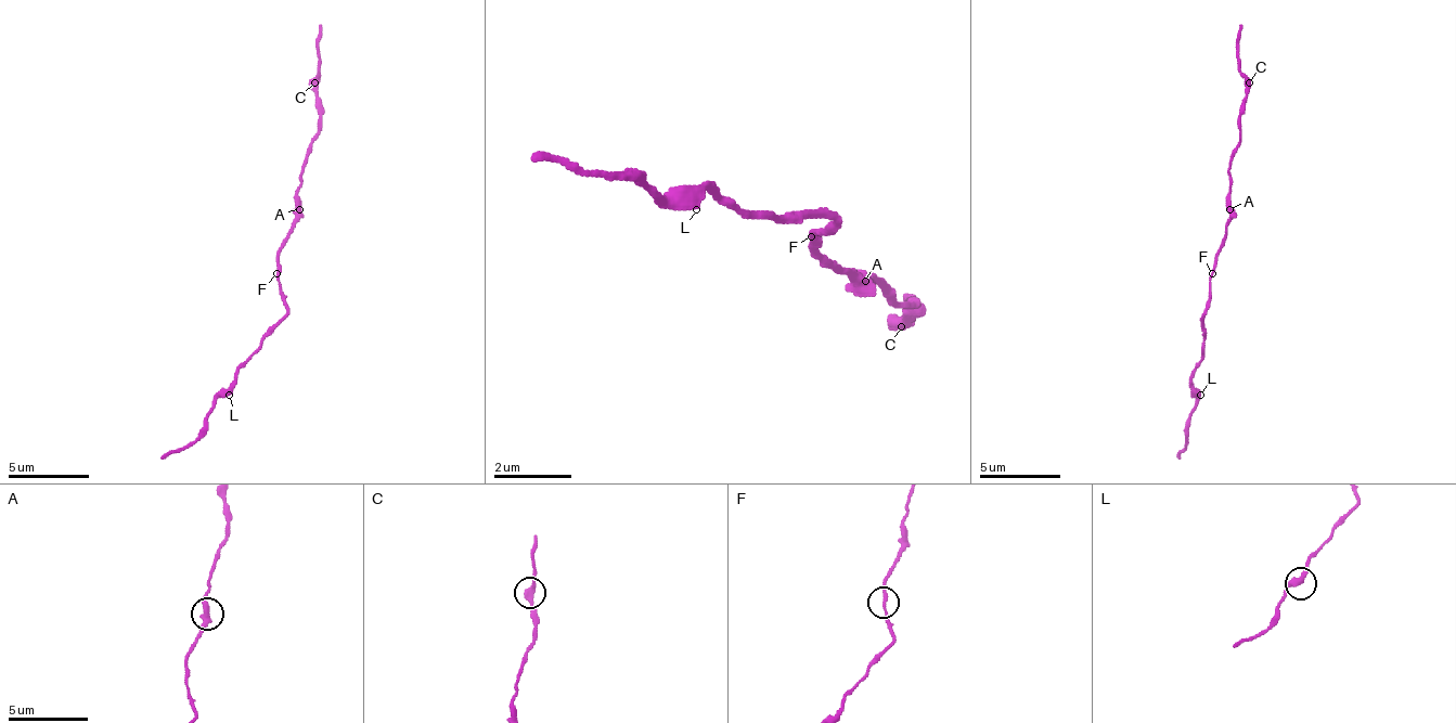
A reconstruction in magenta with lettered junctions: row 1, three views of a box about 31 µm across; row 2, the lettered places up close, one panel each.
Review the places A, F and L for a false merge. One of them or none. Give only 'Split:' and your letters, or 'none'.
Split: none

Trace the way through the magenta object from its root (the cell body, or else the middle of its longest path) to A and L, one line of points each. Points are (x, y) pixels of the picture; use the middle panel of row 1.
A: (813, 239), (813, 248), (833, 268), (842, 268), (852, 278), (862, 278)
L: (813, 239), (813, 229), (823, 229), (833, 219), (745, 219), (716, 190), (706, 190), (706, 199), (696, 209)

